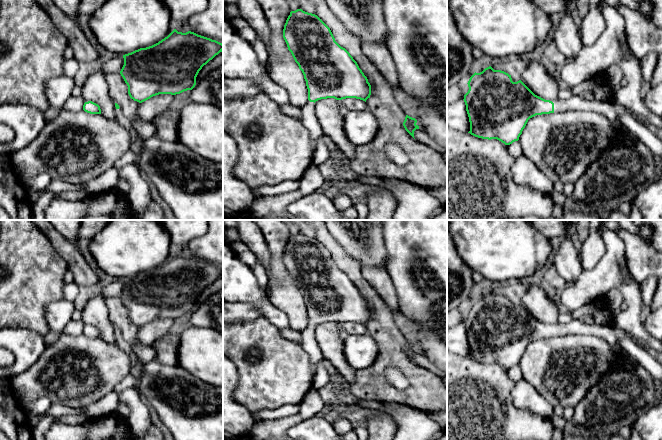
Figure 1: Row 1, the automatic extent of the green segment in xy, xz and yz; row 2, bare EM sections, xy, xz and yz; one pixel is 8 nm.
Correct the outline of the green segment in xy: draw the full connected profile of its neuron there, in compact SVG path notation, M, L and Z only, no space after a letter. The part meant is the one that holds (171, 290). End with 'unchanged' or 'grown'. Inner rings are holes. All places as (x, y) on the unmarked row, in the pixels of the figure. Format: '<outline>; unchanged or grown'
M174 253L158 267L123 279L124 289L120 298L128 310L130 322L142 327L159 318L176 319L192 314L202 291L222 275L223 268L216 264Z; unchanged

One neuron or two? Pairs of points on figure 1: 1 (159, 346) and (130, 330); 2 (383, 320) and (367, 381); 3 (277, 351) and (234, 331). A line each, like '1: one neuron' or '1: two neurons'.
1: two neurons
2: one neuron
3: one neuron

